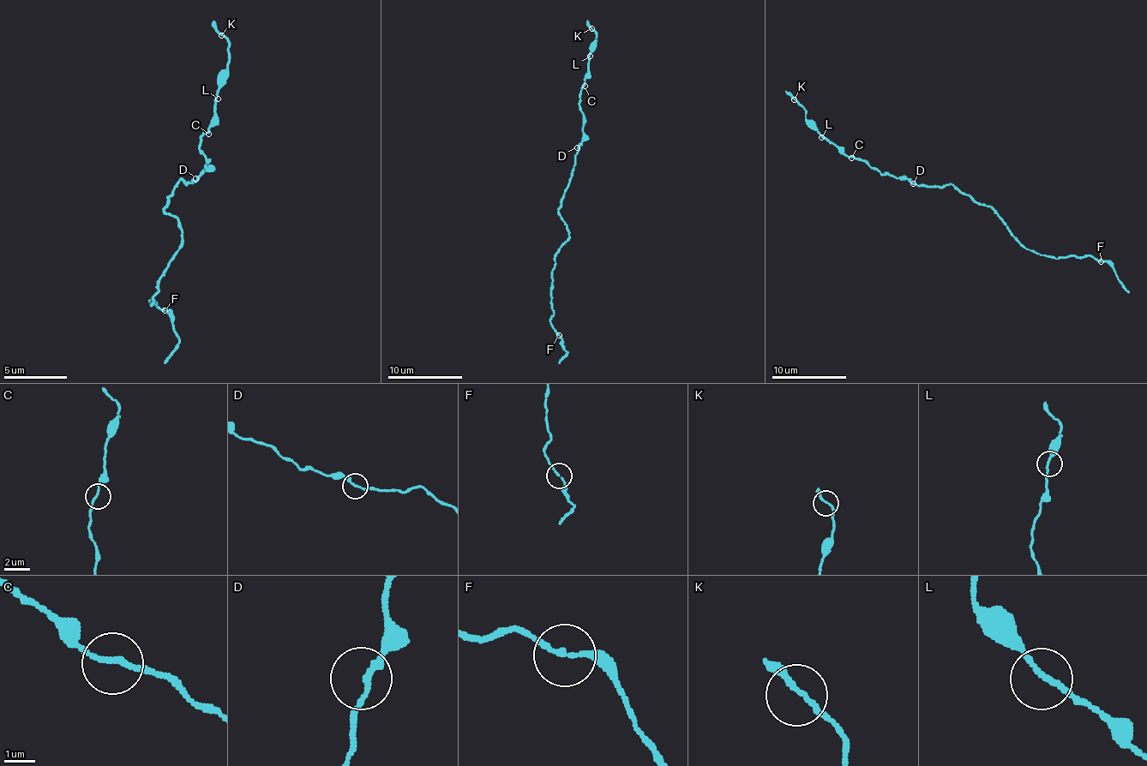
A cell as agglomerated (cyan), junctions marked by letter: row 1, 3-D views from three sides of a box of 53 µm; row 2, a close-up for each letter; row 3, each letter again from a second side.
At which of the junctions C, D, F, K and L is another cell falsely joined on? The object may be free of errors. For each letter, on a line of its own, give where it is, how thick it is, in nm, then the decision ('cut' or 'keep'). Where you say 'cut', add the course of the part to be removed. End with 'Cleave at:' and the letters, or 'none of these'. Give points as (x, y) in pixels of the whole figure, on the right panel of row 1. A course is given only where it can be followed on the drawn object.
C: at (851, 158); 160 nm thick; keep
D: at (913, 183); 180 nm thick; keep
F: at (1101, 261); 150 nm thick; keep
K: at (794, 99); 150 nm thick; keep
L: at (821, 137); 150 nm thick; keep
Cleave at: none of these

